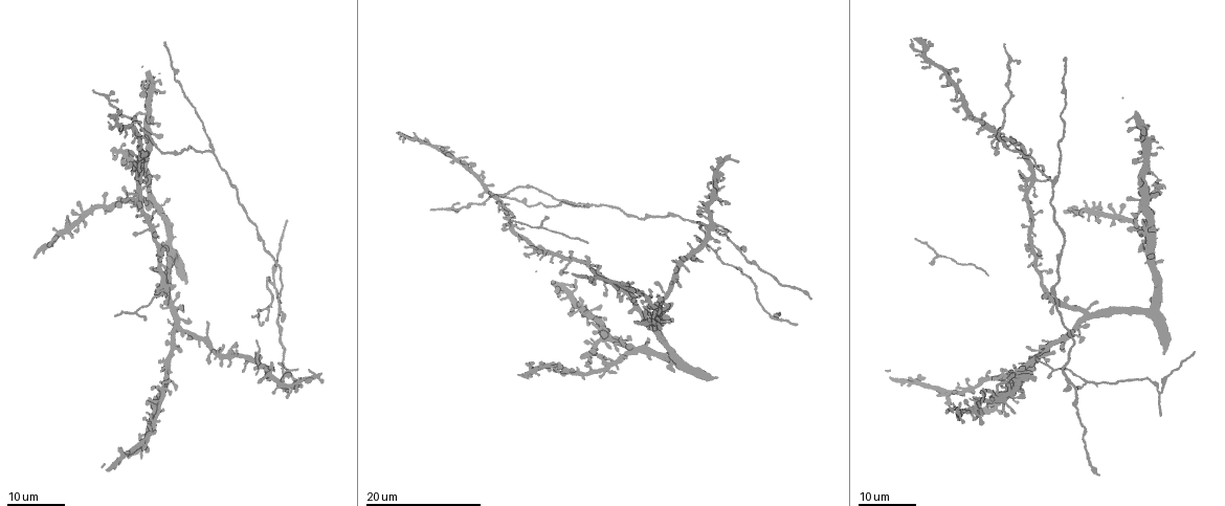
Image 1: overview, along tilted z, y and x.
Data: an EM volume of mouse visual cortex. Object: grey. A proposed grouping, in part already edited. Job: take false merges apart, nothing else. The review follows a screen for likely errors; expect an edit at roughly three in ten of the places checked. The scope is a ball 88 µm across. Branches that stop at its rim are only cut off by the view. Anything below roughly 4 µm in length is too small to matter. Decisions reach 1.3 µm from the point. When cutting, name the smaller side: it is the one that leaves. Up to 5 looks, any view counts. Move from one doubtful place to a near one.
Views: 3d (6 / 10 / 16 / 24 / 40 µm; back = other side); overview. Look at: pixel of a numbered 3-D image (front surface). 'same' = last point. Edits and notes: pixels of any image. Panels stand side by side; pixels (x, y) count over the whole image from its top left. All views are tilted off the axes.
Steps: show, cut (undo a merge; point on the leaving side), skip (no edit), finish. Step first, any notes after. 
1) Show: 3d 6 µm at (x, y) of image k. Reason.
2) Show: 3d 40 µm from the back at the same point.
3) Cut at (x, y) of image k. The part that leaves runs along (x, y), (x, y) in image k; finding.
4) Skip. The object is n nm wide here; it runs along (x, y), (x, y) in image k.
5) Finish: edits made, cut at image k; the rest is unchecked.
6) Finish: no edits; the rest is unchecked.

Show: 3d 24 µm at (711, 225) of image 1. Four-way junction.

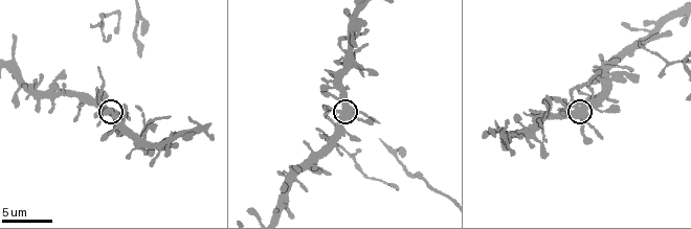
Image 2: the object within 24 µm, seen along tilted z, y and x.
Show: 3d 10 µm at (340, 113) of image 2. Zoom in.

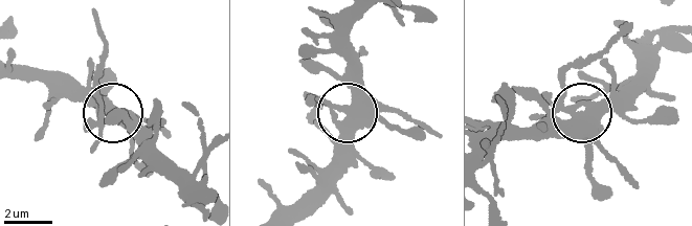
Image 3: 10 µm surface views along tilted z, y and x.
Skip. The side arm is 5 µm long; 4 arms meet here; all the same neuron.

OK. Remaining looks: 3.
Show: 3d 16 µm at (655, 305) of image 1. Four or more arms meet.

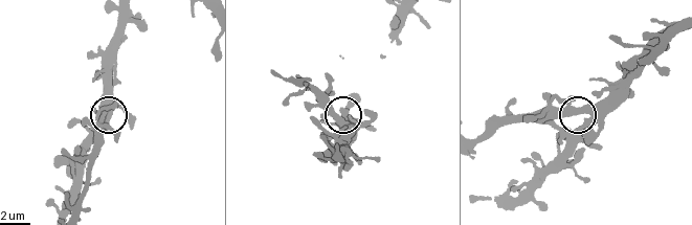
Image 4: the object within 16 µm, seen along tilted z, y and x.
Show: 3d 6 µm at (338, 119) of image 4. Zoom in.

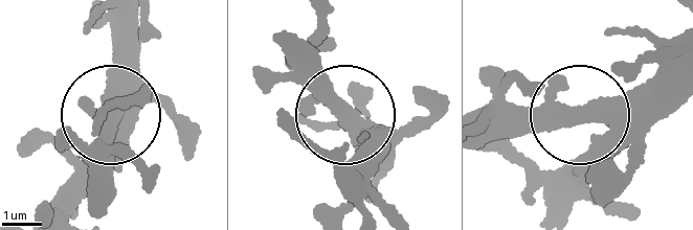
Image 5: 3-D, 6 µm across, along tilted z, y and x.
Skip. 4 arms meet here; all the same neuron.

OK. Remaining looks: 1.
Finish: no edits; the rest is unchecked.

